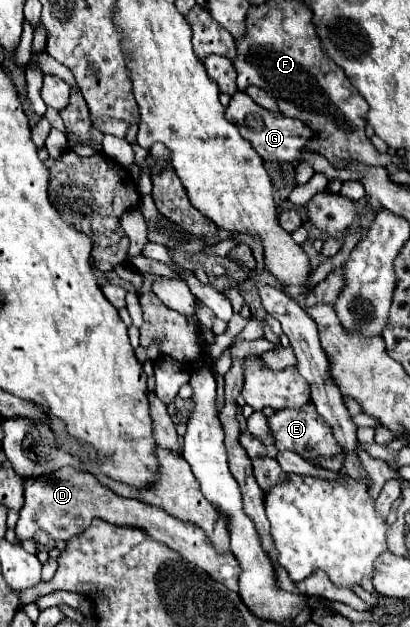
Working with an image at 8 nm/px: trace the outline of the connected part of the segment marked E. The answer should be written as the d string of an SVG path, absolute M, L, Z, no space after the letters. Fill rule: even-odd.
M307 403L299 409L283 409L275 411L275 415L269 417L269 431L275 441L277 451L293 451L299 453L303 459L317 459L317 457L333 457L341 453L339 443L333 439L329 425L313 411L313 403Z

